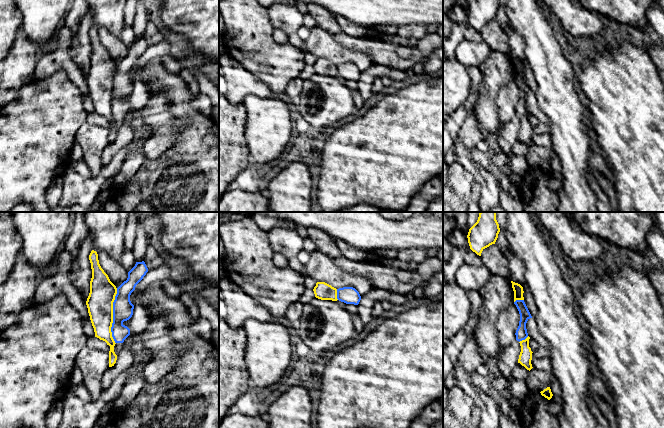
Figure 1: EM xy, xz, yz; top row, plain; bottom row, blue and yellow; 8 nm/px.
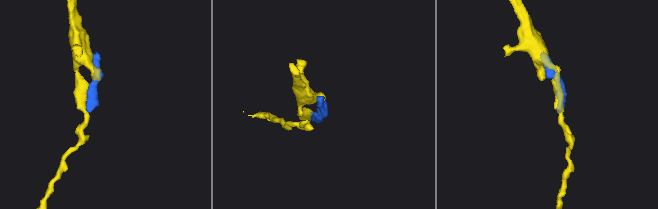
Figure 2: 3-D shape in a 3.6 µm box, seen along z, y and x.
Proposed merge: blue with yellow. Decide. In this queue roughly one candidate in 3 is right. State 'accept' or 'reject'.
reject

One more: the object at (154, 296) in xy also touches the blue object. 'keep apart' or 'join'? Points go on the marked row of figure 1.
keep apart

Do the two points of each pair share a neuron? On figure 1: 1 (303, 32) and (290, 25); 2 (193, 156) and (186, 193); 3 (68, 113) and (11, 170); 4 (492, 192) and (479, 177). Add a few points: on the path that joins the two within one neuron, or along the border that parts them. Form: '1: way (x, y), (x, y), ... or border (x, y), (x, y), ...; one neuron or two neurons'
1: border (302, 25), (296, 32); two neurons
2: way (200, 165), (200, 179), (195, 184); one neuron
3: way (53, 129), (37, 150), (27, 155); one neuron
4: way (490, 188), (483, 181); one neuron

